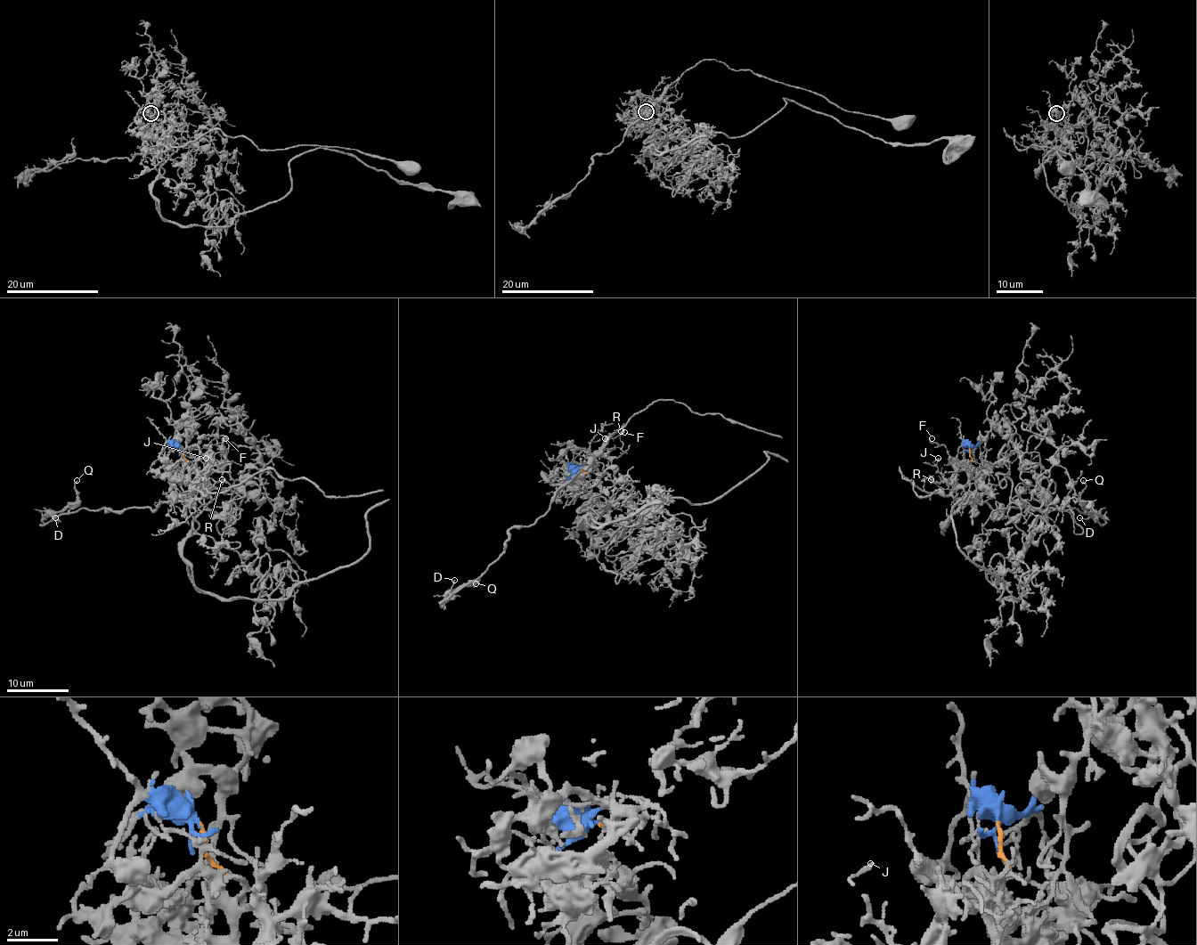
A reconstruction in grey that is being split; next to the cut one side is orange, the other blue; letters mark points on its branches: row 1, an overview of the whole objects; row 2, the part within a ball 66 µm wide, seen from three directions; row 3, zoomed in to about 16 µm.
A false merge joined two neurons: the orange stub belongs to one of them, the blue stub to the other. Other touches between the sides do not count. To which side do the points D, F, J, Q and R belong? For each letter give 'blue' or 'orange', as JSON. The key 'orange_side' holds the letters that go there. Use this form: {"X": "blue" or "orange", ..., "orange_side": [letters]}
{"D": "orange", "F": "orange", "J": "orange", "Q": "orange", "R": "orange", "orange_side": ["D", "F", "J", "Q", "R"]}

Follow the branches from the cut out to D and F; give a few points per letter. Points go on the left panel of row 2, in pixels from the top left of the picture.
D: (181, 447), (185, 469), (169, 503), (164, 501), (156, 509), (81, 508), (53, 514), (55, 517)
F: (181, 447), (194, 469), (196, 460), (205, 444), (223, 443), (225, 438)

